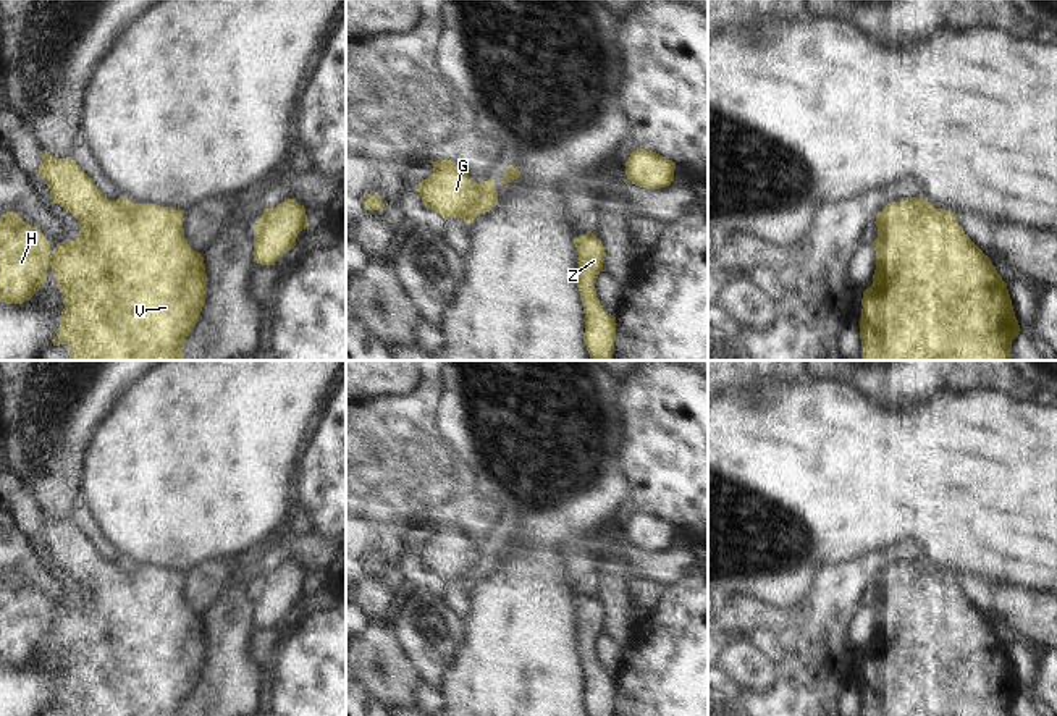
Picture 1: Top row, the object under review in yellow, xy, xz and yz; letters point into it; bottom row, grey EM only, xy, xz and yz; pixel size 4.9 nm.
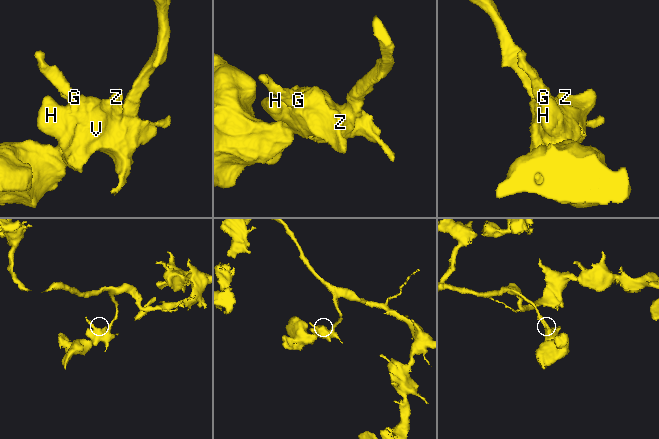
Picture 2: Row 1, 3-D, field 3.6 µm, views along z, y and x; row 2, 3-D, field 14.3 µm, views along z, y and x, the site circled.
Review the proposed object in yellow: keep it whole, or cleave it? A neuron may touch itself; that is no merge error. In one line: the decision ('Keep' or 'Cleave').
Keep

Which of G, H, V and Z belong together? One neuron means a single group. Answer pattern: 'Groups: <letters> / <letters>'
Groups: G H V Z

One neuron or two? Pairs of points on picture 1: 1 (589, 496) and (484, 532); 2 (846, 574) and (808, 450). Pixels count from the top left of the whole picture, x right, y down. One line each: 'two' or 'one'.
1: two
2: two

